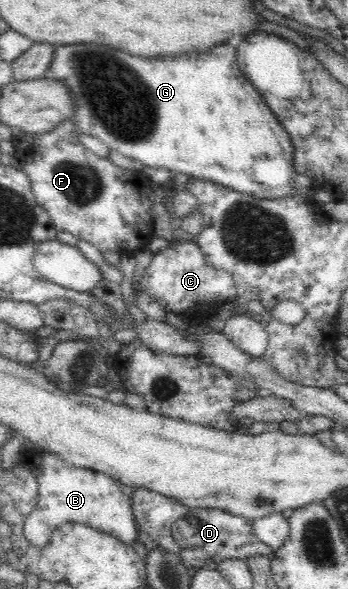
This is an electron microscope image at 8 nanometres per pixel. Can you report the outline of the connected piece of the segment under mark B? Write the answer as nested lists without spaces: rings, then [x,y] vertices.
[[[42,450],[36,454],[34,477],[38,502],[24,520],[24,537],[36,547],[44,547],[53,530],[66,523],[91,526],[132,544],[138,536],[132,514],[131,499],[120,491],[120,484],[112,477],[87,468],[78,468],[58,458],[58,455]]]

